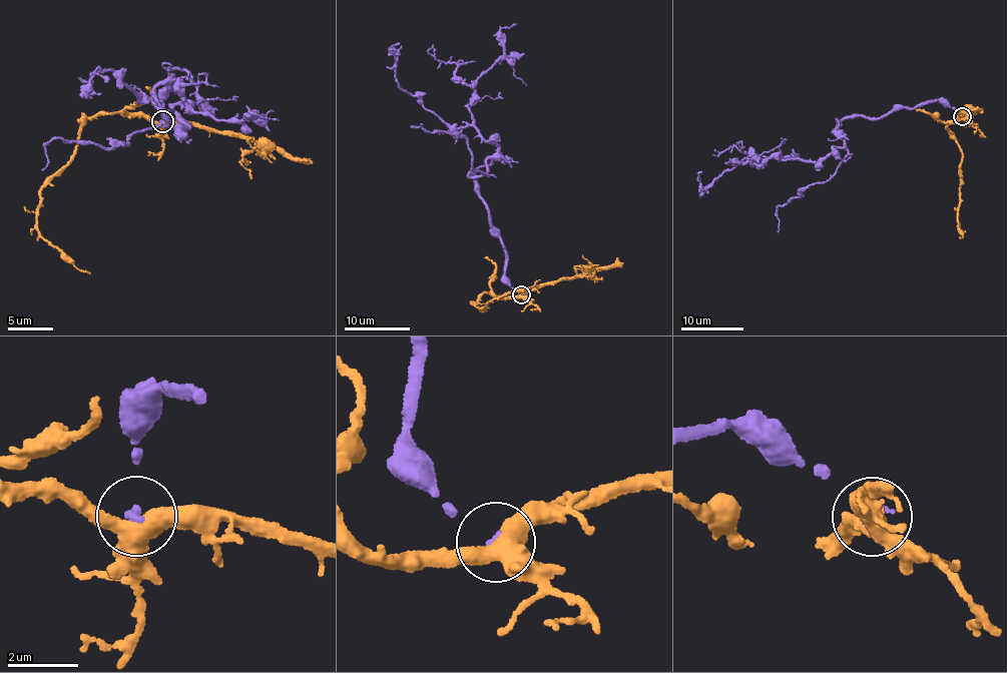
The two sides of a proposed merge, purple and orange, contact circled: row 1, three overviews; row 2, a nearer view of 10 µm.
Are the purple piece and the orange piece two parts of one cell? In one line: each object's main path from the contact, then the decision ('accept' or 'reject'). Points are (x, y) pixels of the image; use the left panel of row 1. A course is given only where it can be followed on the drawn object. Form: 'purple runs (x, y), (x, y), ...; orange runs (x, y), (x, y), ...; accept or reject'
purple runs (162, 120), (174, 75), (155, 102), (187, 127), (118, 74), (96, 70), (87, 87), (96, 74), (109, 80); orange runs (162, 122), (118, 110), (101, 114), (82, 128), (71, 163), (41, 190), (37, 232), (67, 260), (90, 274); reject

